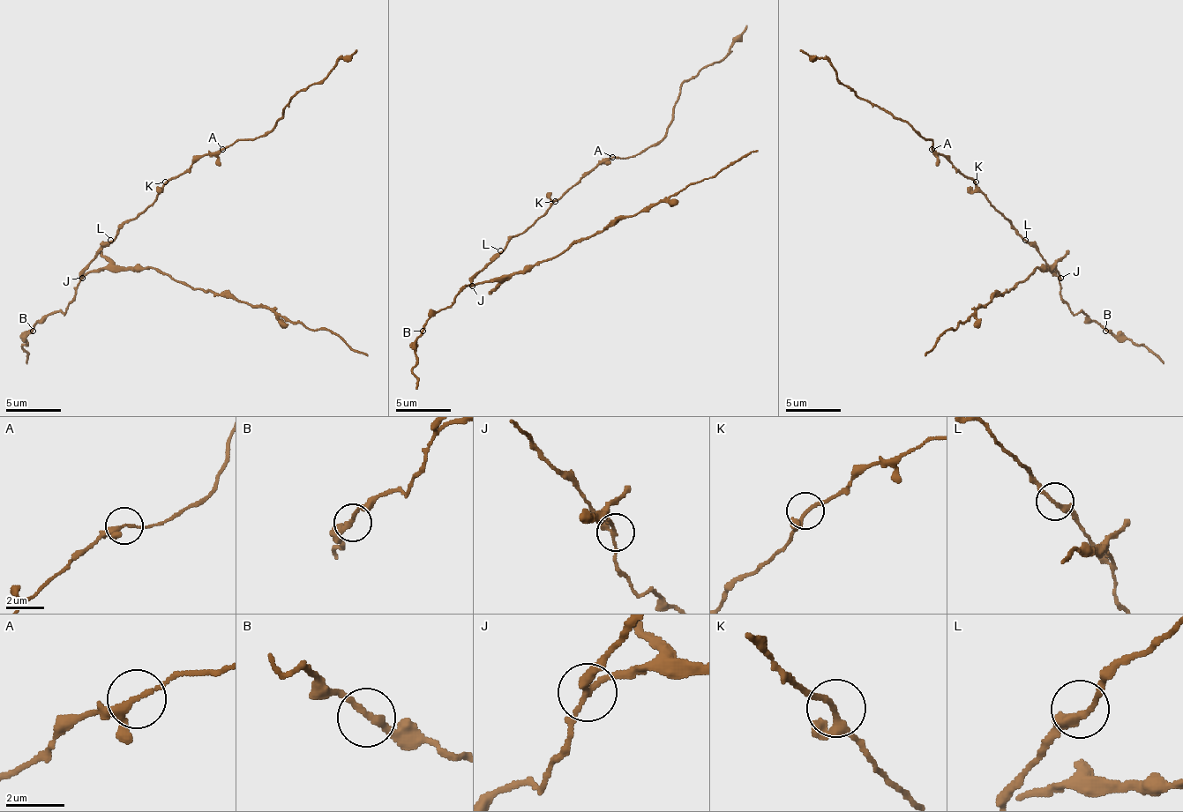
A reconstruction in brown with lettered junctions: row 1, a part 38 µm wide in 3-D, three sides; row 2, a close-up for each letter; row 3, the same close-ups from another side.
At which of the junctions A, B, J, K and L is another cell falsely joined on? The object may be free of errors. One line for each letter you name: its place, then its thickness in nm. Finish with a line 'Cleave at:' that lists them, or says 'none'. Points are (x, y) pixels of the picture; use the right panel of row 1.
J: at (1060, 278); 200 nm thick
Cleave at: J

